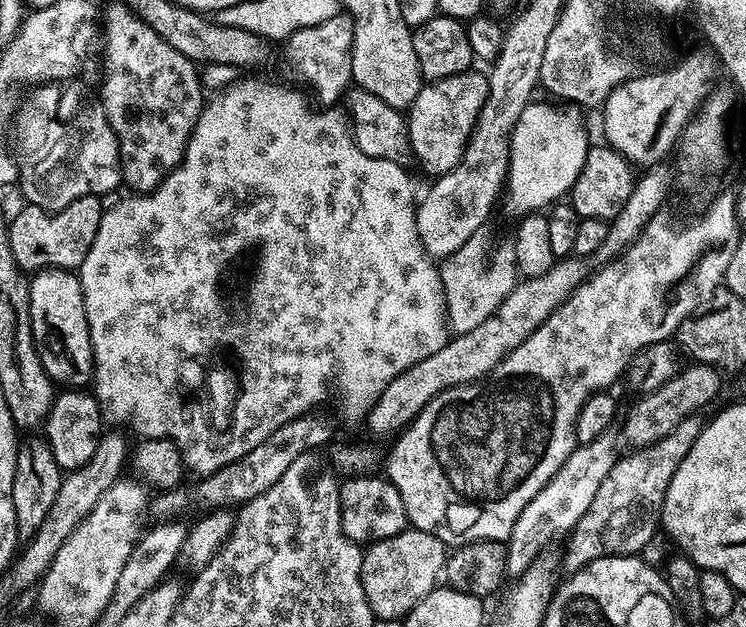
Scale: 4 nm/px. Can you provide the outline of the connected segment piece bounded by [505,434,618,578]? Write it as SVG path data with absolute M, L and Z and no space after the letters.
M605 434L594 438L594 442L581 444L573 448L572 452L562 462L560 469L530 498L530 502L518 516L517 522L511 528L506 541L507 550L507 575L518 578L529 568L537 563L543 548L548 548L556 539L567 537L574 525L580 521L582 514L586 514L586 506L594 502L594 494L598 494L598 486L602 486L602 478L610 474L610 470L618 459L616 444L611 440L611 435Z

